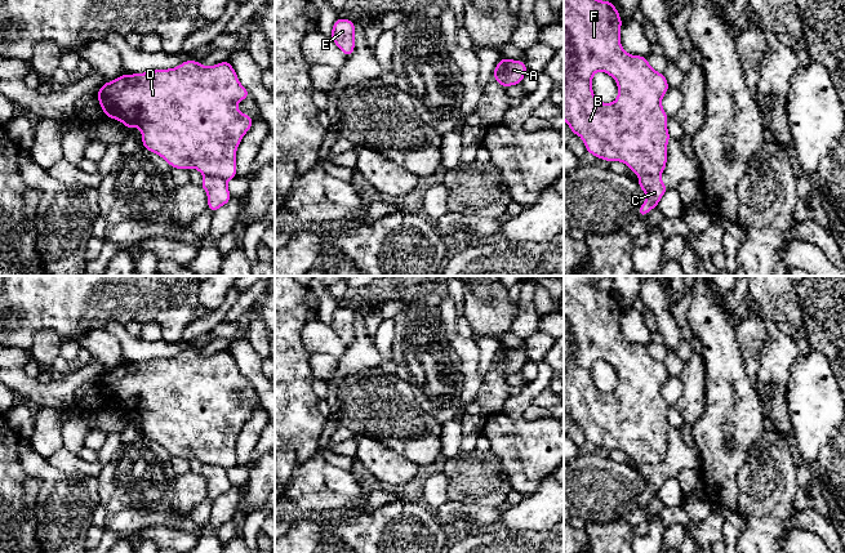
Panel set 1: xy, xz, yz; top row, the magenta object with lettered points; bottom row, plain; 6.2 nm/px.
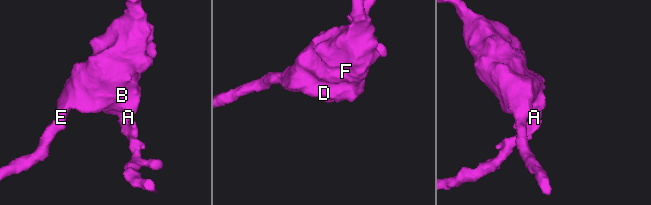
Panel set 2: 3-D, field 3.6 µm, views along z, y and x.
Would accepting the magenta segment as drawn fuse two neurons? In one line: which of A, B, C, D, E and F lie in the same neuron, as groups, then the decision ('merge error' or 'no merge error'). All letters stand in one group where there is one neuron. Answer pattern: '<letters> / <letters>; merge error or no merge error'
A B D E F / C; merge error

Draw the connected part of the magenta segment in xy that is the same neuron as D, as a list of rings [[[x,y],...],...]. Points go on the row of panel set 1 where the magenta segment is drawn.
[[[184,61],[175,68],[123,73],[117,79],[104,82],[97,97],[106,117],[119,120],[128,130],[137,126],[142,131],[142,146],[163,157],[173,169],[194,168],[204,177],[217,177],[226,182],[236,177],[236,151],[254,120],[236,107],[250,94],[239,81],[228,61],[214,66],[203,66],[199,61]]]

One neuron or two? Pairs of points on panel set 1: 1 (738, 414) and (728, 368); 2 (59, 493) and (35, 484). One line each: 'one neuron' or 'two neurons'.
1: one neuron
2: two neurons

